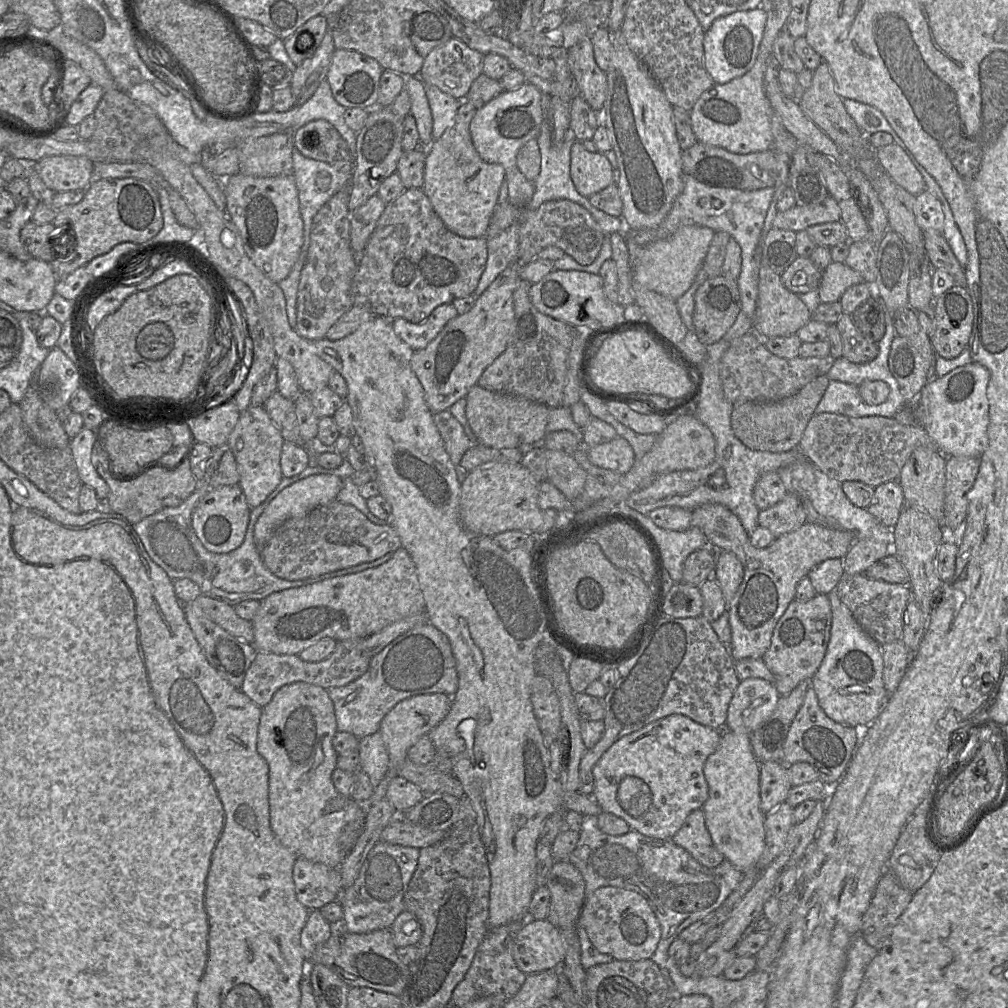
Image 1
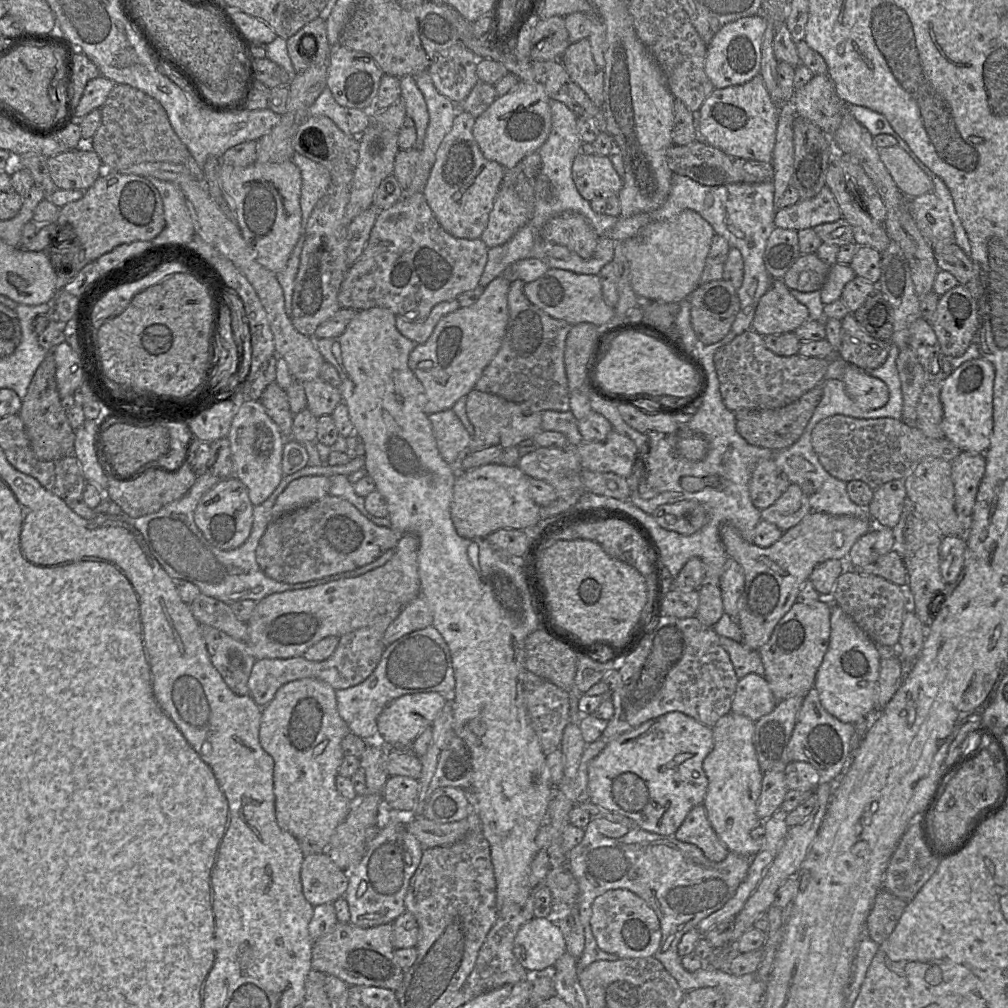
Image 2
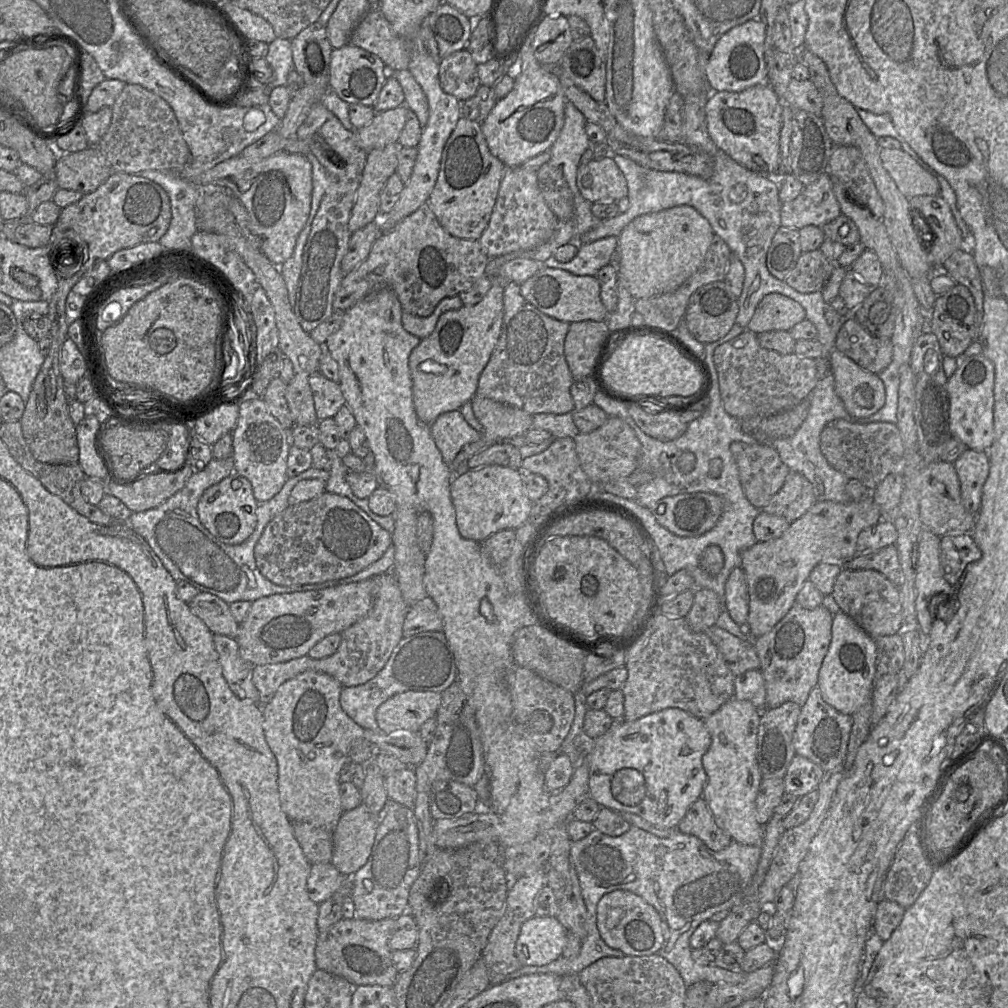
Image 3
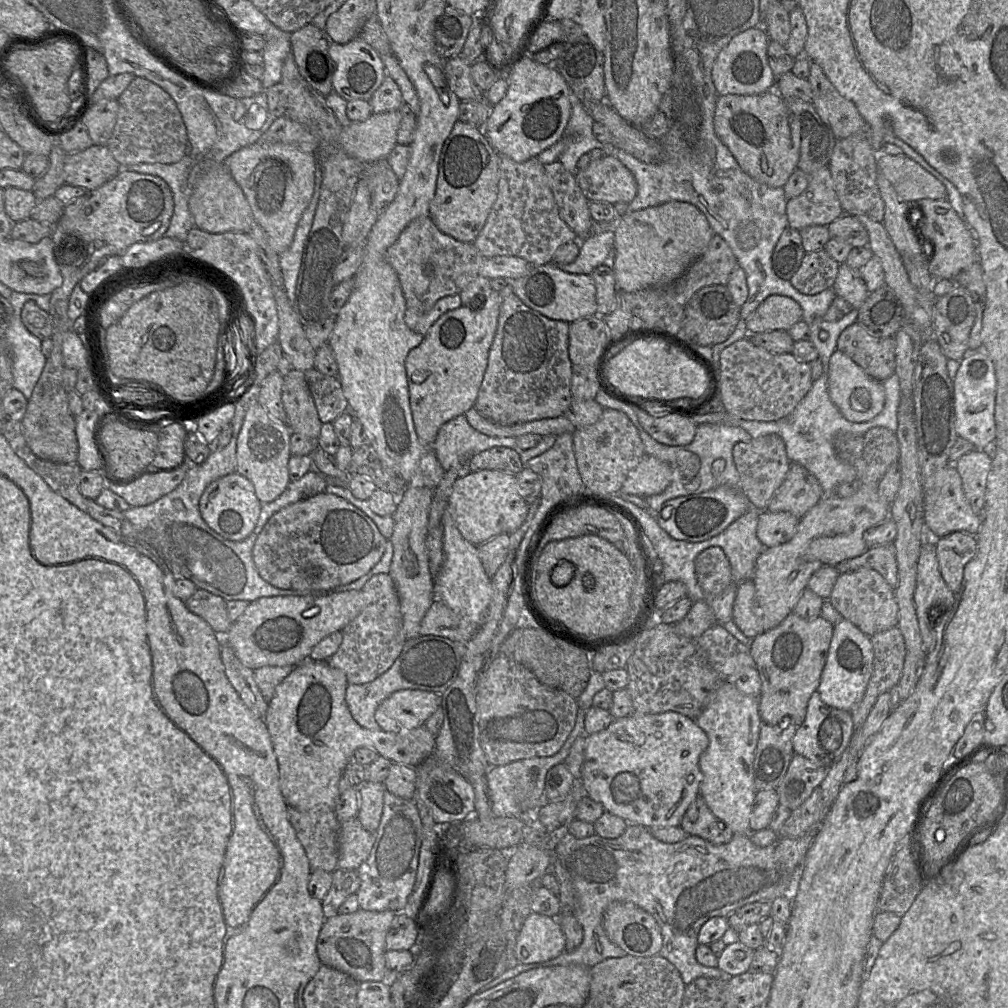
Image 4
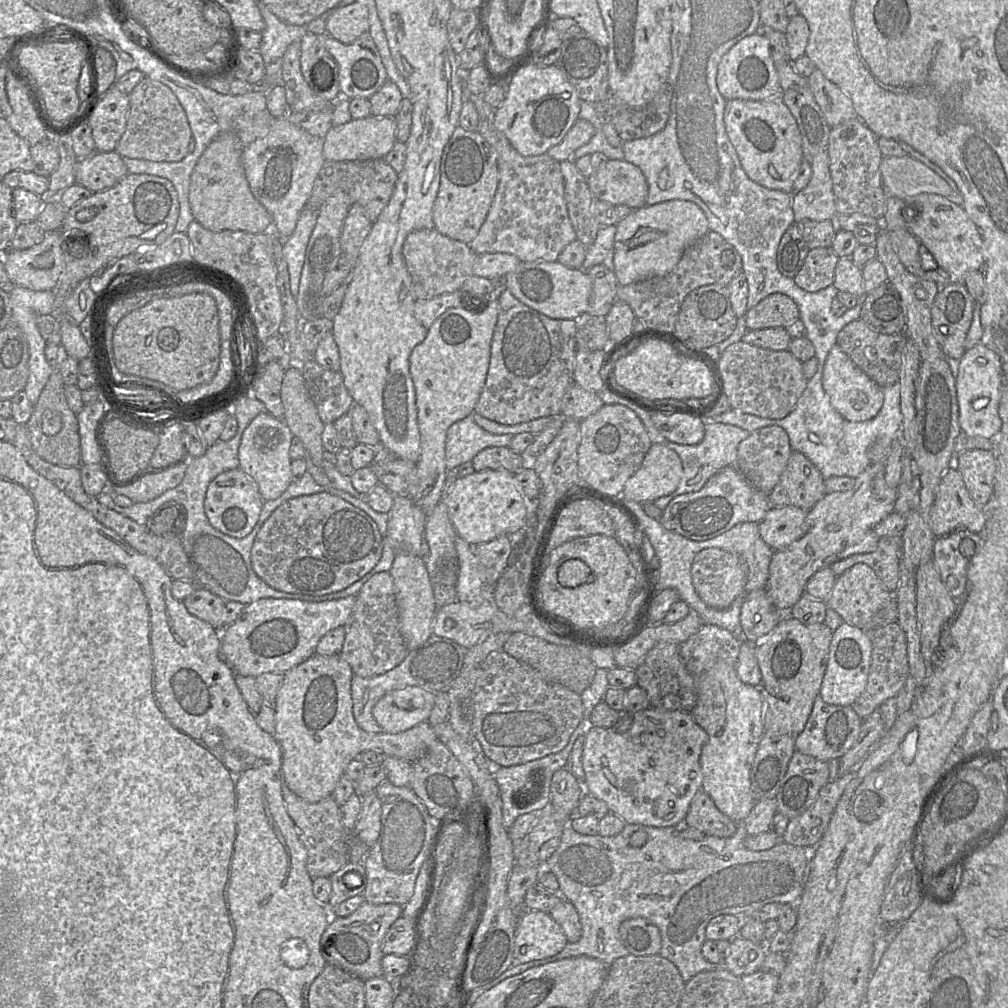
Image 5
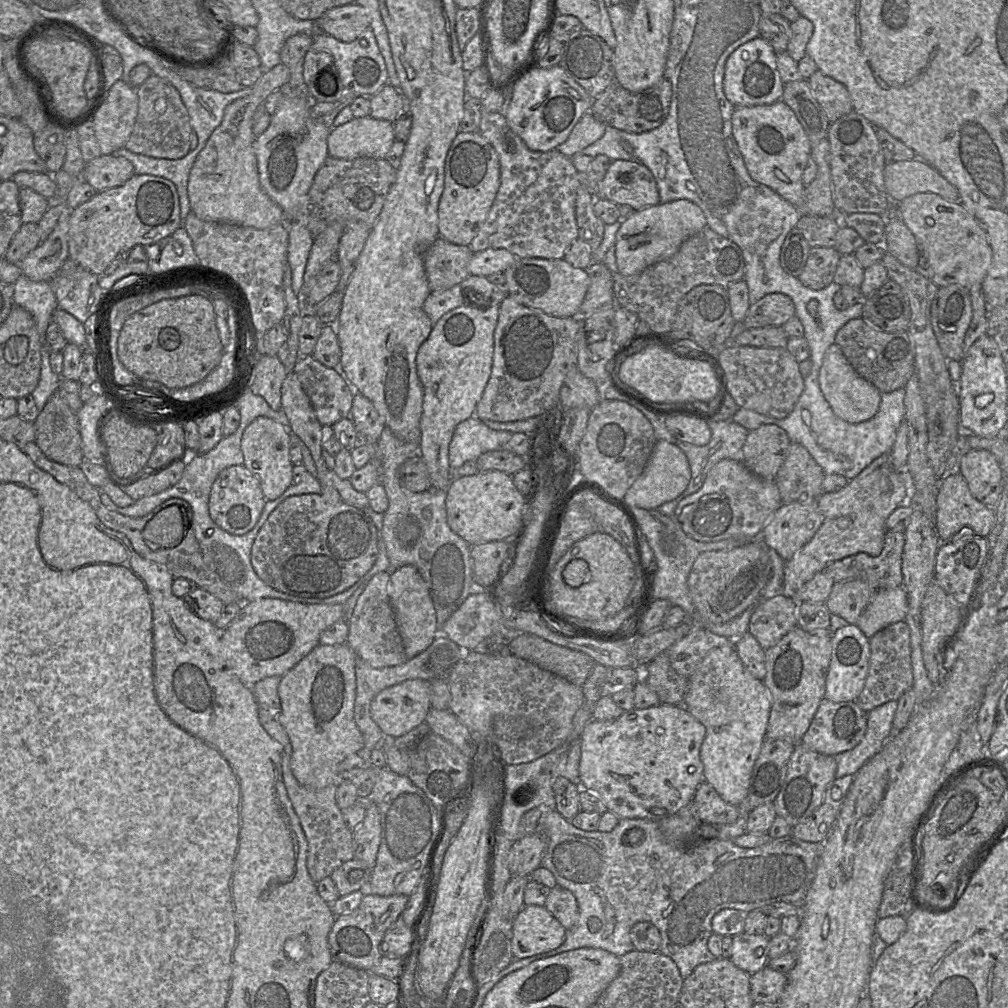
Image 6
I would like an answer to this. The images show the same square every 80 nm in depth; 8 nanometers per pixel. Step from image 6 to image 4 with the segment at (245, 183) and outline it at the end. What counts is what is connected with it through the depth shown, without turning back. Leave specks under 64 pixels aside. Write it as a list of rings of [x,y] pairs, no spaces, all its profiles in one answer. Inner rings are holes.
[[[224,162],[215,164],[198,178],[189,198],[189,210],[194,218],[194,226],[209,233],[249,233],[252,223],[256,222],[243,190]]]

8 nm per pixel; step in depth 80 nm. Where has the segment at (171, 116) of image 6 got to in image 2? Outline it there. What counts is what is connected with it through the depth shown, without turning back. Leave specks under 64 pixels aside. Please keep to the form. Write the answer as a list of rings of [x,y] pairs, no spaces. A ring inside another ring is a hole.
[[[115,84],[101,111],[101,123],[89,142],[100,157],[105,170],[124,170],[141,162],[184,164],[190,156],[188,148],[173,130],[161,104],[141,90],[127,84]]]

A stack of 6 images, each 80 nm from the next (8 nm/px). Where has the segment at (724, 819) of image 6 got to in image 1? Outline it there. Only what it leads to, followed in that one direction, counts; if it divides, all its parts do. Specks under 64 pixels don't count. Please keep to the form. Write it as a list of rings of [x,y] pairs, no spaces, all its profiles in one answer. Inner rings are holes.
[[[702,808],[692,811],[687,816],[672,841],[685,849],[704,867],[714,868],[725,860],[712,841]]]

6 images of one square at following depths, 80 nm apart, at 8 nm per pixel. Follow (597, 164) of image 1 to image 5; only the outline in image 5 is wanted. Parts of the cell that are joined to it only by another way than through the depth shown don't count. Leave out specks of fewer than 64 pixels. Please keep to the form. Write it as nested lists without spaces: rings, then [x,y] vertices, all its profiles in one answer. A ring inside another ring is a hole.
[[[608,159],[594,171],[586,173],[586,181],[595,200],[610,204],[626,205],[631,209],[638,209],[646,205],[648,184],[641,169],[625,160]]]

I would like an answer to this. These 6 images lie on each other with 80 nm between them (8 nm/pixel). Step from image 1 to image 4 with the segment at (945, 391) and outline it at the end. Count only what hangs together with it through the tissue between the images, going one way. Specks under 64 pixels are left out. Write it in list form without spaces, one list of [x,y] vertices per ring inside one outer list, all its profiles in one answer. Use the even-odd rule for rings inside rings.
[[[982,348],[967,350],[953,379],[956,432],[958,437],[971,442],[975,450],[989,449],[996,438],[995,399],[996,377],[992,360]]]

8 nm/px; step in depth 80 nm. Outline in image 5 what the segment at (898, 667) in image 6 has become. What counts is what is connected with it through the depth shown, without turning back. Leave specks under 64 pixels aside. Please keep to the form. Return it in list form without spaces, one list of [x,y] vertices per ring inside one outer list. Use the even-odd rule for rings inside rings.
[[[898,622],[868,631],[872,642],[872,660],[868,681],[863,693],[852,705],[852,708],[861,719],[865,719],[887,699],[896,697],[909,674],[906,636]]]

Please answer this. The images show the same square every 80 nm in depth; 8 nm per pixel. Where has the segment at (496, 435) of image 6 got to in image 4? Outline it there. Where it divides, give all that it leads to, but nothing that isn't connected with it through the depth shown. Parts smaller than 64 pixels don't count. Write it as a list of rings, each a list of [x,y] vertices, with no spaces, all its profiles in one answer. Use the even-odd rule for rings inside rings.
[[[459,415],[440,427],[432,449],[443,470],[447,471],[451,468],[459,470],[461,459],[470,459],[496,446],[517,449],[516,437],[485,435],[474,429],[465,415]]]

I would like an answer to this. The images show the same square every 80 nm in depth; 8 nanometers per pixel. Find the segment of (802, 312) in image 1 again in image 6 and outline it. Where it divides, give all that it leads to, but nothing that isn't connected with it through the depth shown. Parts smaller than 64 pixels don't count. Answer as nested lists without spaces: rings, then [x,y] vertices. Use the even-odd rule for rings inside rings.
[[[770,293],[750,305],[743,323],[748,329],[782,327],[793,316],[792,299],[783,293]]]

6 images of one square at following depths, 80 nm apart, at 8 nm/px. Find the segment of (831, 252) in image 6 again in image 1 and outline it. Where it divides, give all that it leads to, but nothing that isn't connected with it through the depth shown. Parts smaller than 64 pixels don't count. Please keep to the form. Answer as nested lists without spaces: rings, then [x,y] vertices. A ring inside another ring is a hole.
[[[809,257],[797,258],[780,275],[783,285],[794,294],[805,294],[818,289],[822,277],[820,271]]]

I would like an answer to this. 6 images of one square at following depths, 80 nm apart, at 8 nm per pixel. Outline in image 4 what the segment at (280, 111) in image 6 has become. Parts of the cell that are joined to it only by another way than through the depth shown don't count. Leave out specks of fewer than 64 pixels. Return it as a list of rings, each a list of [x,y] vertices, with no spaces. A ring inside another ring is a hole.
[[[254,143],[224,160],[232,177],[243,190],[255,221],[268,236],[271,248],[279,255],[291,245],[303,212],[314,192],[317,156],[285,143]]]

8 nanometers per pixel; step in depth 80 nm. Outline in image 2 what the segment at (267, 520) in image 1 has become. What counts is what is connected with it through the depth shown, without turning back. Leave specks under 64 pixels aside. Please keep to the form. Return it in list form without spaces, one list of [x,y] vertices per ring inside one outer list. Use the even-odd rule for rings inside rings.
[[[304,476],[292,481],[275,501],[273,520],[321,499],[329,490],[330,477],[327,476]]]

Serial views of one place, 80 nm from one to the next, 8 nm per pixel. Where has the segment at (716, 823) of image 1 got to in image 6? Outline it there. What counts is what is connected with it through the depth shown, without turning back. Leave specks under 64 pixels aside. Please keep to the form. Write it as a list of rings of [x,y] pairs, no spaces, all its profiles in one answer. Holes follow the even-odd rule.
[[[734,647],[710,650],[688,678],[683,707],[706,729],[700,749],[704,781],[713,786],[721,798],[739,806],[747,797],[752,769],[766,740],[771,698],[763,681],[754,678],[744,667]]]

